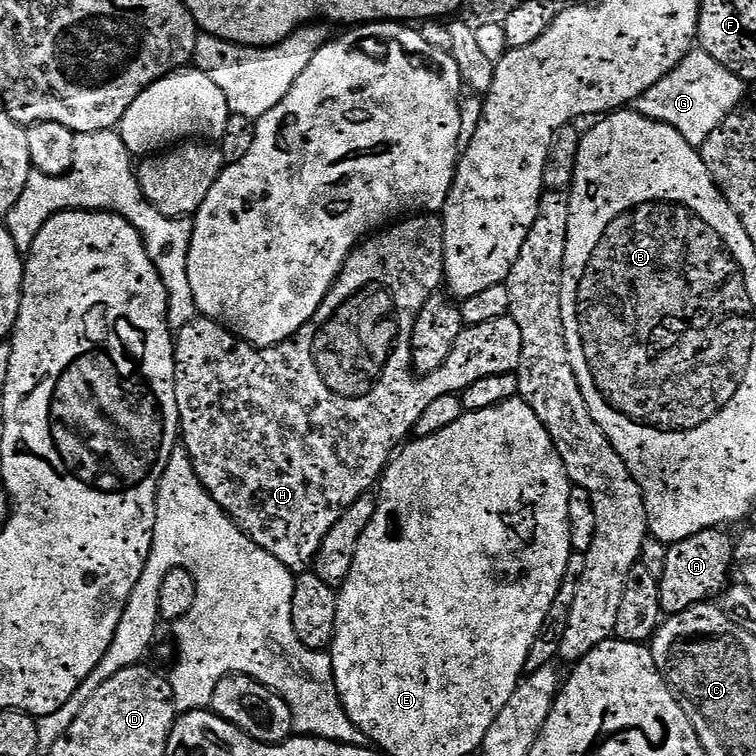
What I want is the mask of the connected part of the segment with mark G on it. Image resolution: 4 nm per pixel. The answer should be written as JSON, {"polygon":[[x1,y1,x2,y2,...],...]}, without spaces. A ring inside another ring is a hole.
{"polygon":[[694,48,666,76,636,100,634,110,678,130,690,147,699,149,718,128,726,116,734,112,746,94,747,85,740,76,724,68,716,59,710,58,701,48]]}

